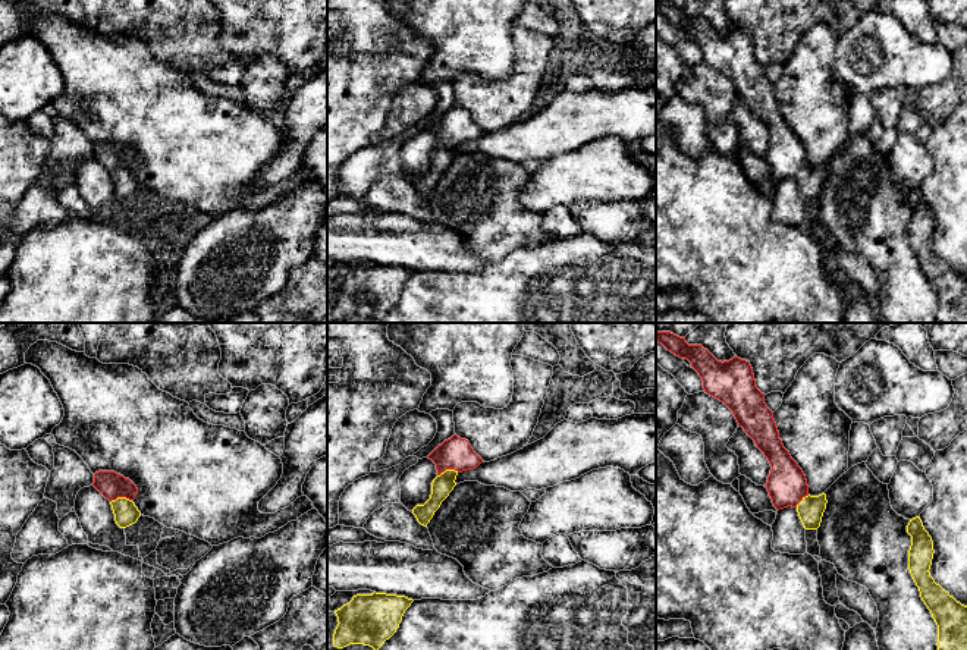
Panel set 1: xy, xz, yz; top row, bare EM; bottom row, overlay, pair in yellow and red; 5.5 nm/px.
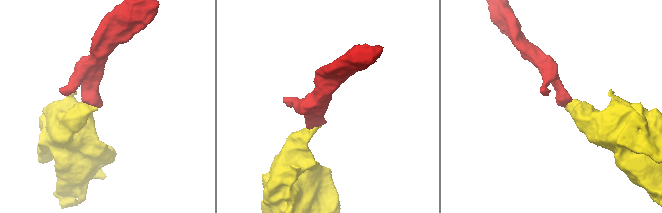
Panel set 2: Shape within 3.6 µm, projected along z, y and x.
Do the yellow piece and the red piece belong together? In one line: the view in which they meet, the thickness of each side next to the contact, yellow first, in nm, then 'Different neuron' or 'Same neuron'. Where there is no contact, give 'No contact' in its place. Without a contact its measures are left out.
Touches yellow in xy. Thickness 130 nm (yellow) against 150 nm. Same neuron

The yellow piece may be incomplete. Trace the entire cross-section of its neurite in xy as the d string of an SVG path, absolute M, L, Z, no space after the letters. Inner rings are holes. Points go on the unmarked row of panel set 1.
M98 142L94 145L92 157L110 172L114 192L126 200L138 192L141 183L132 173L138 166L136 157L114 142Z

